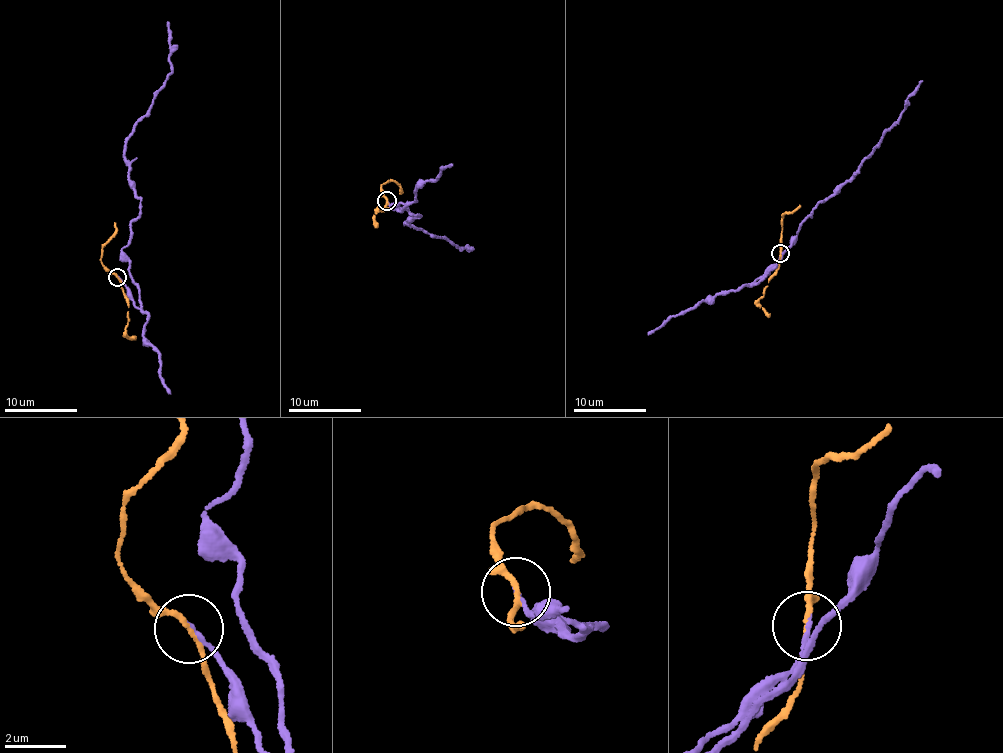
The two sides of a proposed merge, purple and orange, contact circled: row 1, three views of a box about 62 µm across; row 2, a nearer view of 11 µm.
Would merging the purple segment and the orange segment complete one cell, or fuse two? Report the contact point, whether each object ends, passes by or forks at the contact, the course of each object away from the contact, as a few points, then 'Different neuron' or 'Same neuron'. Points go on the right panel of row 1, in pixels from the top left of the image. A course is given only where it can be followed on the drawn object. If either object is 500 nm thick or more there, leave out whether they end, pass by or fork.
Place: (780, 253). At the ring purple ends. At the ring orange passes by. Course of purple: (780, 253), (755, 282), (776, 266), (816, 205), (858, 168), (883, 134), (899, 121), (906, 100), (922, 80). Course of orange: (780, 253), (775, 275), (768, 280), (764, 295), (758, 302), (768, 317). Different neuron

